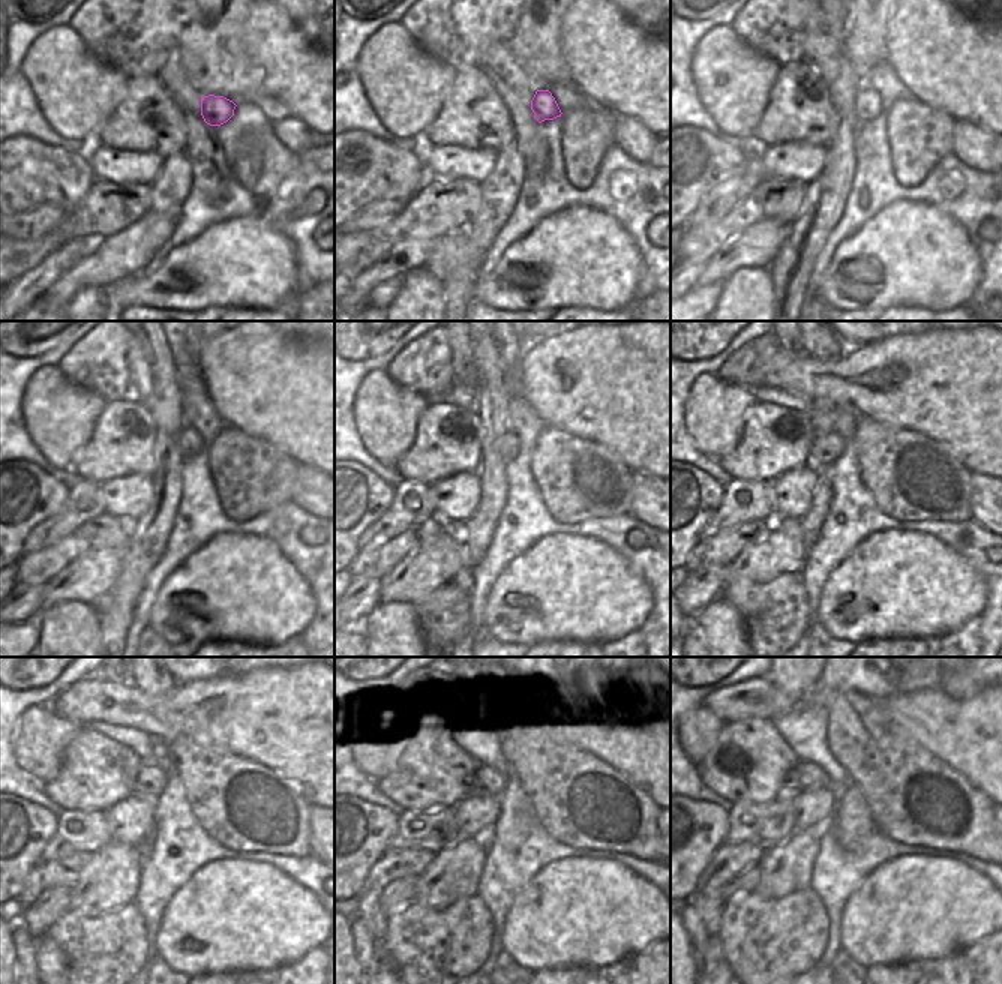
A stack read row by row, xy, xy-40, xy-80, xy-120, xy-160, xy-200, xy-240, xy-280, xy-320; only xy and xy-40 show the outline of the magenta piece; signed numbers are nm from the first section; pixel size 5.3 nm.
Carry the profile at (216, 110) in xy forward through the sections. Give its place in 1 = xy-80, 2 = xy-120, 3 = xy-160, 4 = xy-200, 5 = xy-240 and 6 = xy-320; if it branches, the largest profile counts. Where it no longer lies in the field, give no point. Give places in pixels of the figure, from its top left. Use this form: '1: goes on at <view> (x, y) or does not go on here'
1: goes on at xy-80 (867, 104)
2: goes on at xy-120 (189, 441)
3: goes on at xy-160 (507, 446)
4: goes on at xy-200 (824, 449)
5: goes on at xy-240 (152, 780)
6: goes on at xy-320 (804, 776)

